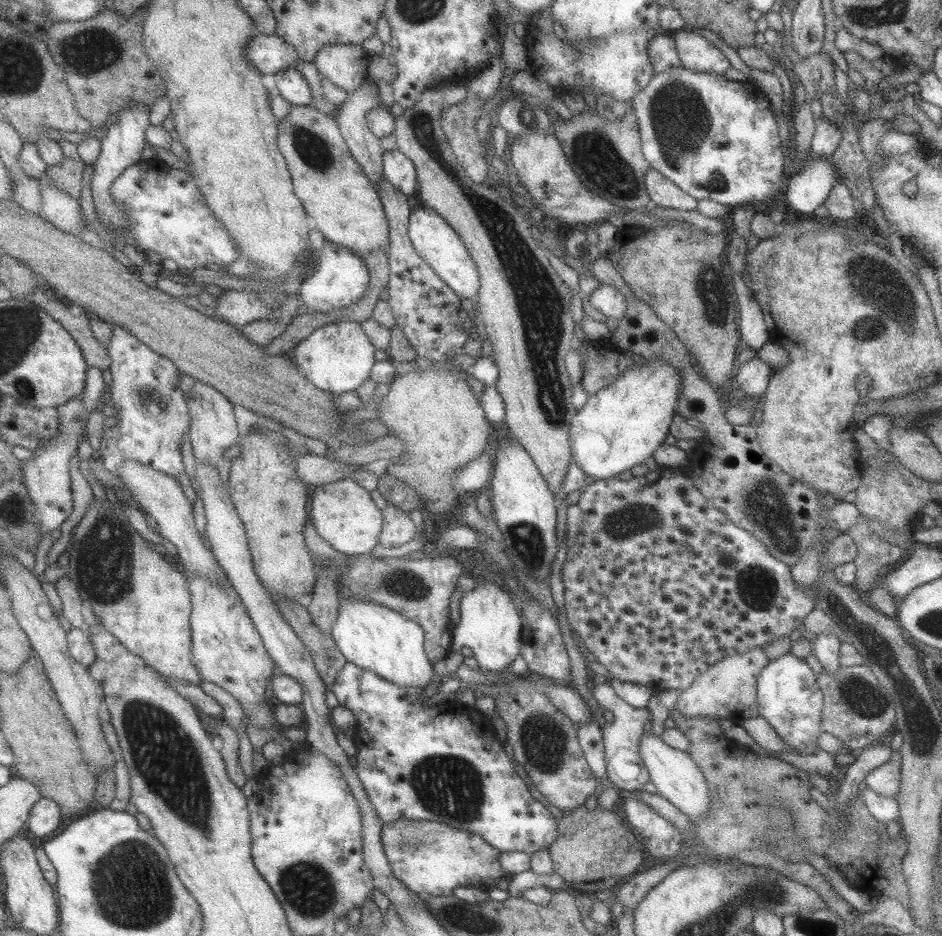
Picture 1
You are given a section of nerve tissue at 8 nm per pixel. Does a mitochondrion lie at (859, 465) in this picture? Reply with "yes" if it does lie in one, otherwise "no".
no

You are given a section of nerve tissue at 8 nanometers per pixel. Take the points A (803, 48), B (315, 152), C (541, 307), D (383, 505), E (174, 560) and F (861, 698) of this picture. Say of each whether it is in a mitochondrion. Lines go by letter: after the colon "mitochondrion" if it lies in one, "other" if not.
A: other
B: mitochondrion
C: mitochondrion
D: other
E: other
F: mitochondrion

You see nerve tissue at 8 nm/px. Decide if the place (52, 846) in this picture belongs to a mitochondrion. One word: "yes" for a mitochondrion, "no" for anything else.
no

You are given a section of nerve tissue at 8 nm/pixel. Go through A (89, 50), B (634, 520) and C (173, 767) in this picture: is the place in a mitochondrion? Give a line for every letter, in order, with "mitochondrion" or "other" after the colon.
A: mitochondrion
B: mitochondrion
C: mitochondrion

